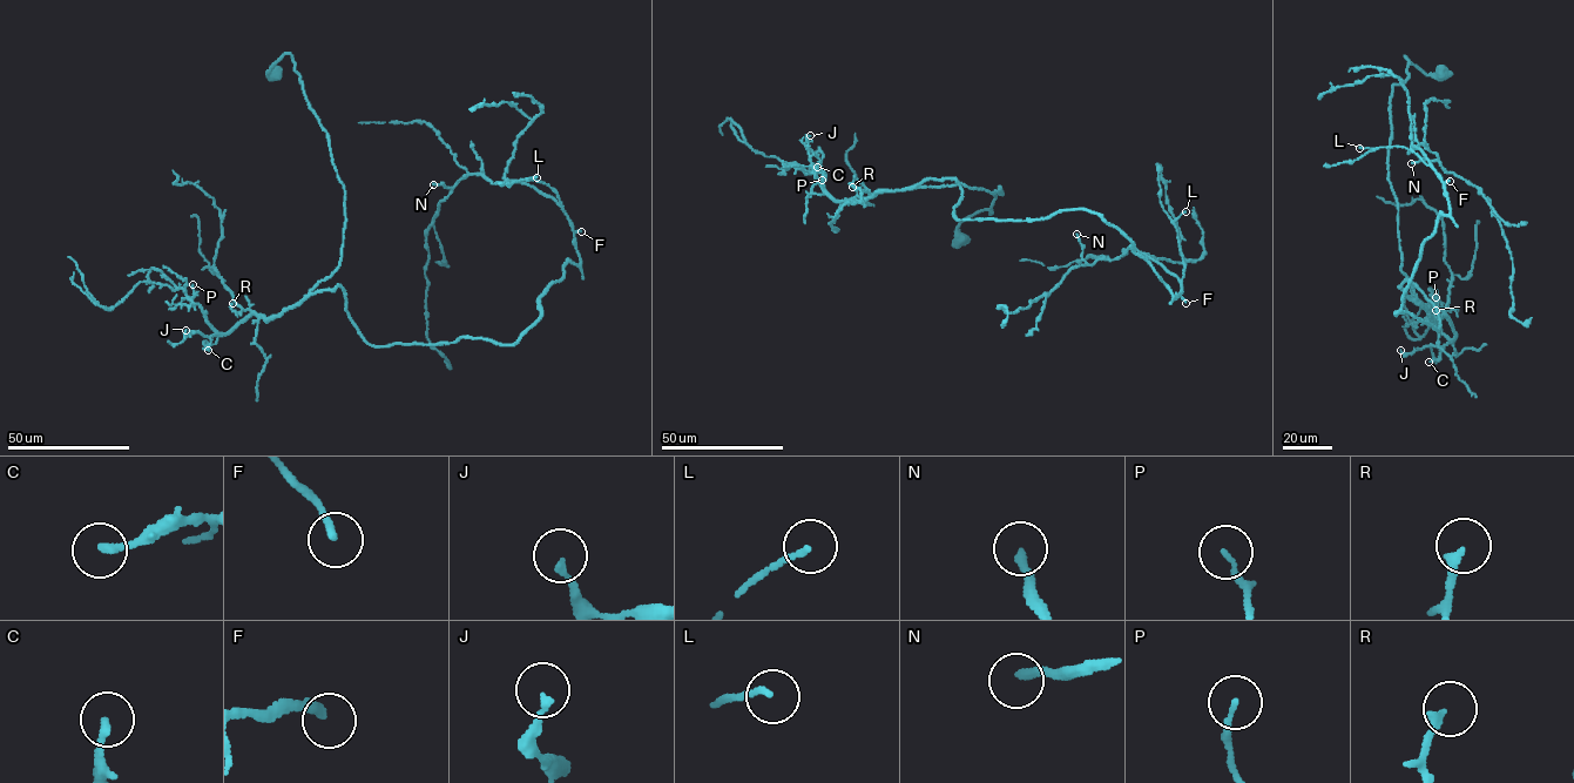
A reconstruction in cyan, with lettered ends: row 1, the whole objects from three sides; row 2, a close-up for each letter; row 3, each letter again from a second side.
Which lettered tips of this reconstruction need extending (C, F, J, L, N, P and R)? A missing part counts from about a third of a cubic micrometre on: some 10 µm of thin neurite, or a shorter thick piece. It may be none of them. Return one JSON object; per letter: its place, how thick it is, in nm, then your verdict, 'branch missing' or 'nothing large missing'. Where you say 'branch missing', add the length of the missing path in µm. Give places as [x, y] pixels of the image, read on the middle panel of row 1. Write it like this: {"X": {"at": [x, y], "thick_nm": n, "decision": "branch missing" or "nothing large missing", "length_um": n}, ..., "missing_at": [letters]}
{"C": {"at": [817, 167], "thick_nm": 200, "decision": "nothing large missing"}, "F": {"at": [1186, 303], "thick_nm": 240, "decision": "branch missing", "length_um": 9}, "J": {"at": [810, 135], "thick_nm": 170, "decision": "nothing large missing"}, "L": {"at": [1186, 211], "thick_nm": 160, "decision": "branch missing", "length_um": 3}, "N": {"at": [1076, 234], "thick_nm": 240, "decision": "branch missing", "length_um": 20}, "P": {"at": [822, 180], "thick_nm": 130, "decision": "nothing large missing"}, "R": {"at": [852, 187], "thick_nm": 240, "decision": "nothing large missing"}, "missing_at": ["F", "L", "N"]}

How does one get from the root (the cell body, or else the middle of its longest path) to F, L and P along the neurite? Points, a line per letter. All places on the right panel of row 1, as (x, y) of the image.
F: (1441, 73), (1404, 55), (1387, 166), (1419, 303), (1399, 287), (1438, 330), (1395, 311), (1450, 181)
L: (1441, 73), (1404, 55), (1387, 166), (1419, 303), (1399, 287), (1438, 330), (1395, 311), (1444, 183), (1359, 148)
P: (1441, 73), (1404, 55), (1387, 166), (1402, 270), (1432, 318), (1450, 321), (1453, 338), (1427, 317), (1436, 297)

